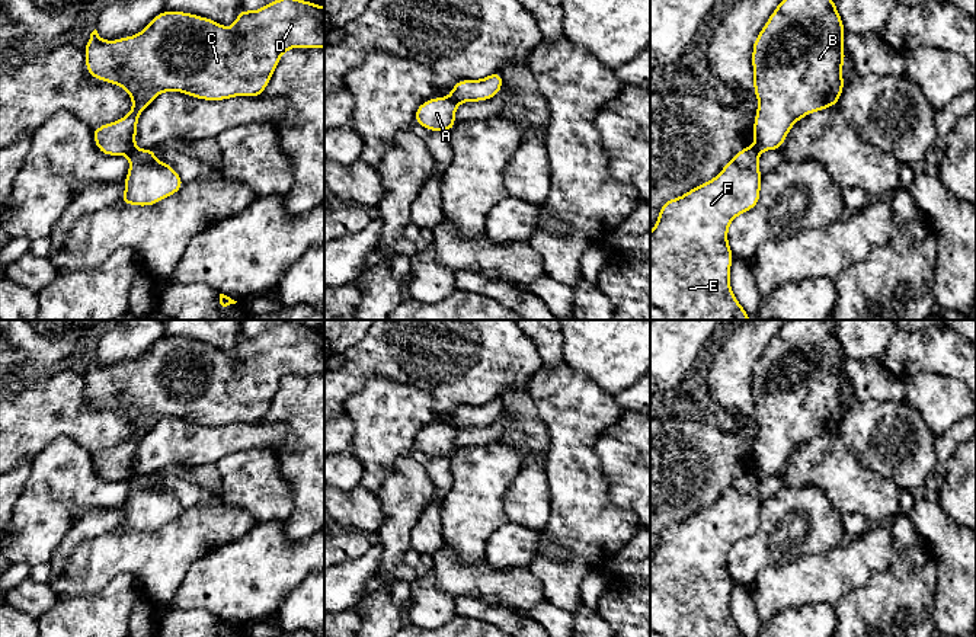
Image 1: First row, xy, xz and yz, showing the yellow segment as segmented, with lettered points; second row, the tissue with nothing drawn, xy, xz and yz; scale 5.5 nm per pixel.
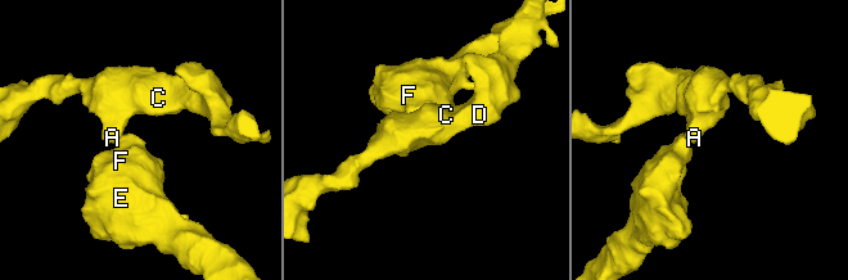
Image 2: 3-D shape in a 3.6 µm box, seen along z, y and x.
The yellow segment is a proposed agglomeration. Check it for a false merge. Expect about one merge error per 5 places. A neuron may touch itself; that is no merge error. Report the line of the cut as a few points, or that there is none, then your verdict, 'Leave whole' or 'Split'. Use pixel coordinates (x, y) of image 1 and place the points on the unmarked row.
Split along xy (134, 471), (128, 482). Split

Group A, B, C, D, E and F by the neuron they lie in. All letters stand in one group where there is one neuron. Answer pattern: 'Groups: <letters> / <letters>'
Groups: A B C D / E F

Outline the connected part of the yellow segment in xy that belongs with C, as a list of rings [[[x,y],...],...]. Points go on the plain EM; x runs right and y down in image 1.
[[[285,320],[279,326],[275,326],[275,327],[265,330],[263,333],[260,333],[259,336],[255,336],[255,337],[250,337],[246,334],[240,336],[230,355],[227,355],[225,352],[223,352],[221,349],[218,349],[212,345],[207,345],[207,343],[202,343],[202,342],[198,342],[193,339],[167,337],[167,336],[163,336],[159,340],[156,340],[156,343],[140,359],[132,361],[132,362],[124,362],[124,364],[116,365],[116,366],[103,366],[99,362],[97,356],[95,355],[90,359],[87,369],[86,369],[86,374],[84,374],[86,397],[93,404],[99,404],[105,409],[121,412],[132,423],[132,435],[128,441],[125,441],[124,444],[121,444],[115,448],[103,449],[99,454],[92,455],[95,470],[100,476],[100,478],[105,481],[119,481],[119,480],[121,481],[129,481],[129,478],[135,473],[137,449],[138,449],[138,444],[140,444],[141,438],[148,430],[151,430],[157,425],[157,422],[163,417],[182,417],[191,423],[196,423],[196,425],[202,425],[202,426],[214,426],[214,428],[231,425],[236,422],[257,423],[266,416],[266,412],[272,404],[272,398],[278,393],[281,381],[291,374],[324,374],[324,333],[320,330],[311,329],[311,327],[289,323],[288,320]]]

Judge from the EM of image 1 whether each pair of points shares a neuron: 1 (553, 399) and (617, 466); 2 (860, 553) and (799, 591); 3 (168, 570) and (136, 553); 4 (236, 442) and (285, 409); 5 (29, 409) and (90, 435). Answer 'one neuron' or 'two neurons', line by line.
1: two neurons
2: one neuron
3: one neuron
4: two neurons
5: one neuron

